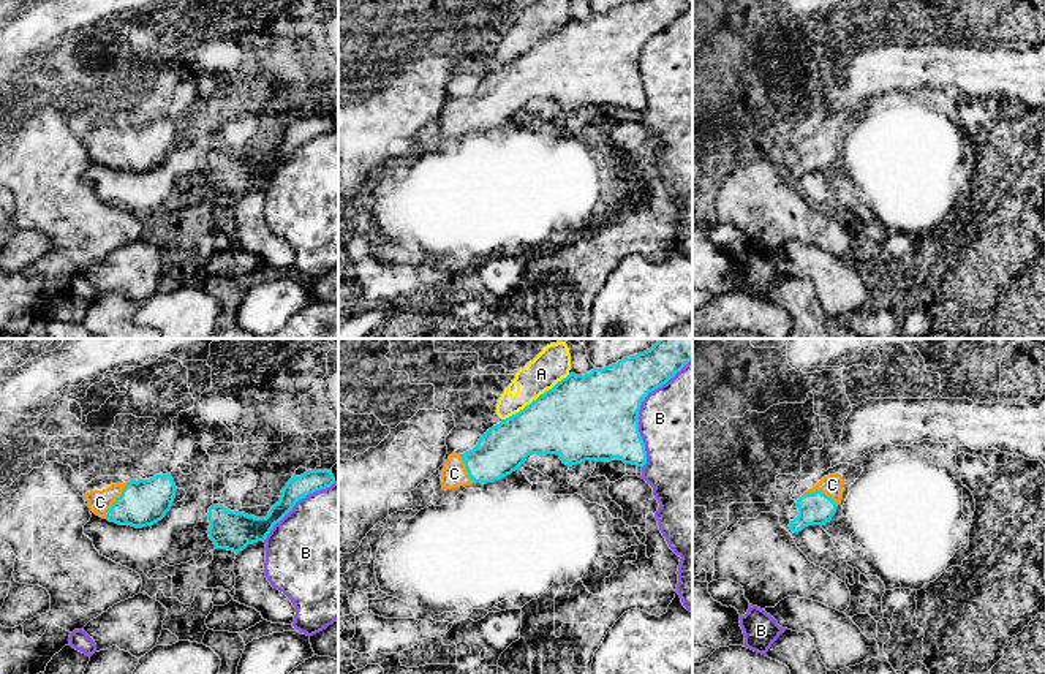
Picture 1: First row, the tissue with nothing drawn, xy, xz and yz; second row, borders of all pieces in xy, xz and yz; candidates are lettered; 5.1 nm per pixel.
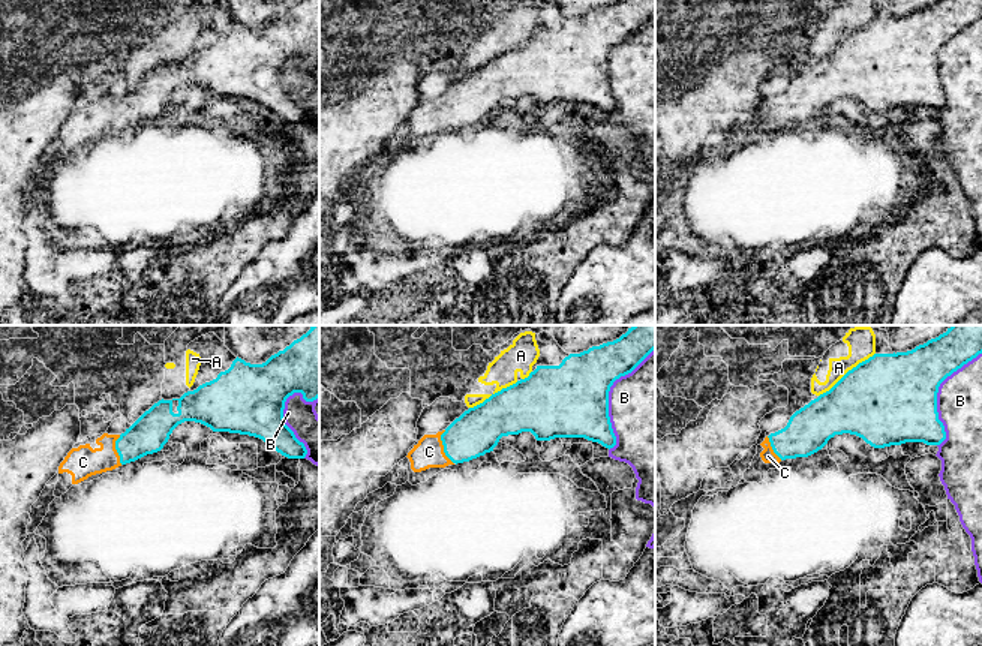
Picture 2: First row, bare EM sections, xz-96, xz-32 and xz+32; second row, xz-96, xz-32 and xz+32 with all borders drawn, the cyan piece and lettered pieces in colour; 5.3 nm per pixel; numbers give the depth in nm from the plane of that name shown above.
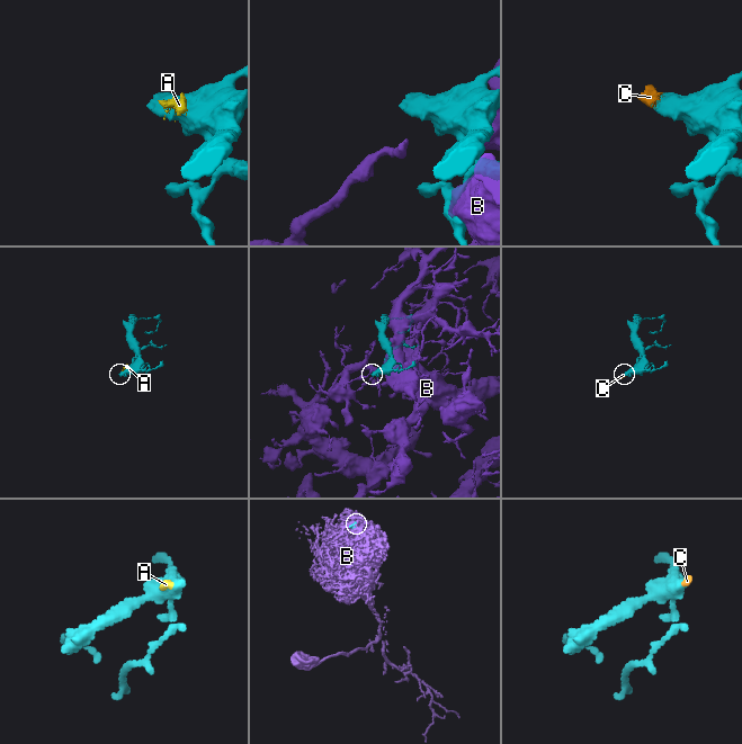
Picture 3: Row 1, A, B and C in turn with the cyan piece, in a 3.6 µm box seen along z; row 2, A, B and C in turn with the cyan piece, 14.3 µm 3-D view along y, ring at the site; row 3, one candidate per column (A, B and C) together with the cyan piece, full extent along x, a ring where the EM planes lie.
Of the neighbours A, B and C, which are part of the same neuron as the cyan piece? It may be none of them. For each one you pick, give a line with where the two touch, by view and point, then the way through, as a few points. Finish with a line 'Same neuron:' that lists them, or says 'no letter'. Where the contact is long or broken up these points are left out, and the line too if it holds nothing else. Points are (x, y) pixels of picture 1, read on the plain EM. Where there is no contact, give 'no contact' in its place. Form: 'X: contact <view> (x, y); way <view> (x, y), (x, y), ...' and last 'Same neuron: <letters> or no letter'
C: contact xy (116, 144); way xy (144, 147), (116, 144), (100, 147)
Same neuron: C

